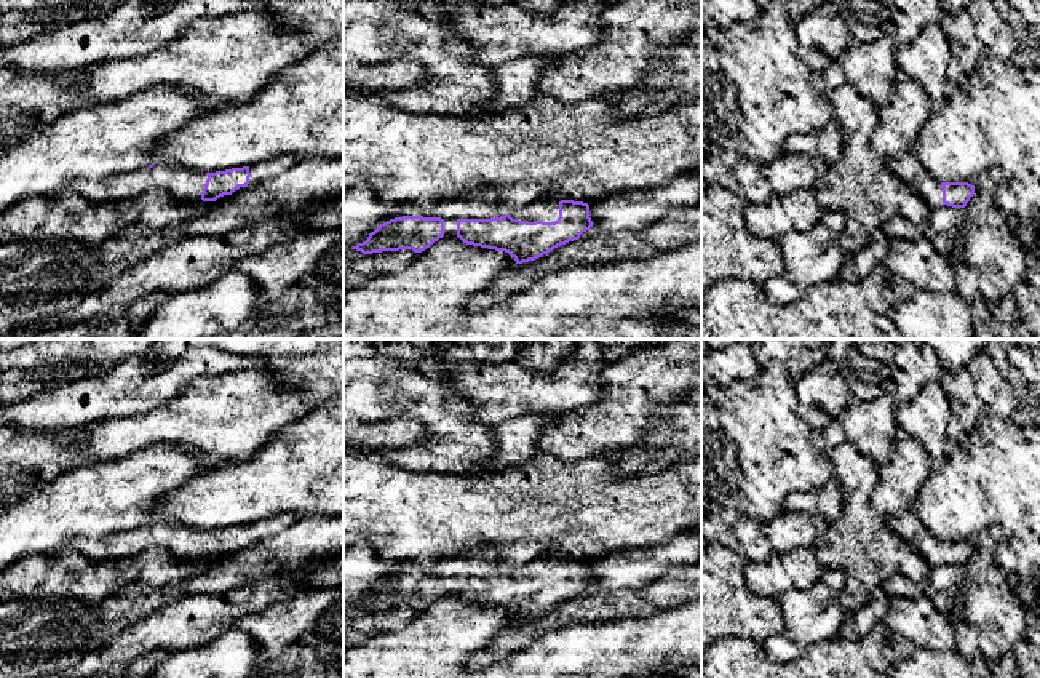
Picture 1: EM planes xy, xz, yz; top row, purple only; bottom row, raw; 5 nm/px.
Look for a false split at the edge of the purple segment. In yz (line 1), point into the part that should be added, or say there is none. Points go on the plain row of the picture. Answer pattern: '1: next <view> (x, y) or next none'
1: next yz (906, 525)

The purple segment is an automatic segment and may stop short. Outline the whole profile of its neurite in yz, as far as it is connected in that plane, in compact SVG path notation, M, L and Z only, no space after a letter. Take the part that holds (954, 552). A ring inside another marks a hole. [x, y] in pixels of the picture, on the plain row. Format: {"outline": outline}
{"outline": "M904 510L887 518L887 526L915 548L930 566L943 563L965 566L975 553L968 540L939 540L920 521L915 510Z"}

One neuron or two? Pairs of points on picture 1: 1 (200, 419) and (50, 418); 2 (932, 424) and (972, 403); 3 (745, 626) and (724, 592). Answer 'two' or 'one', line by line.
1: two
2: two
3: one

